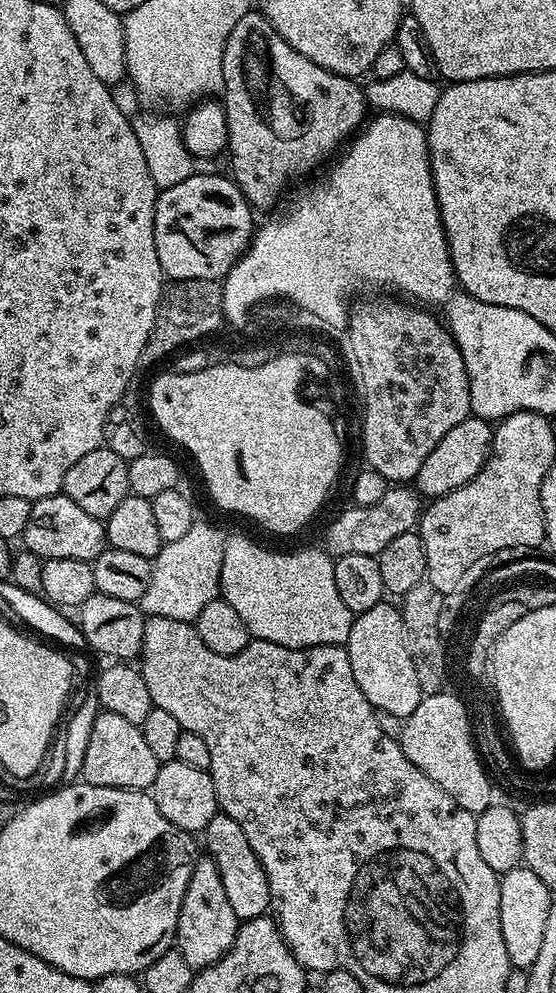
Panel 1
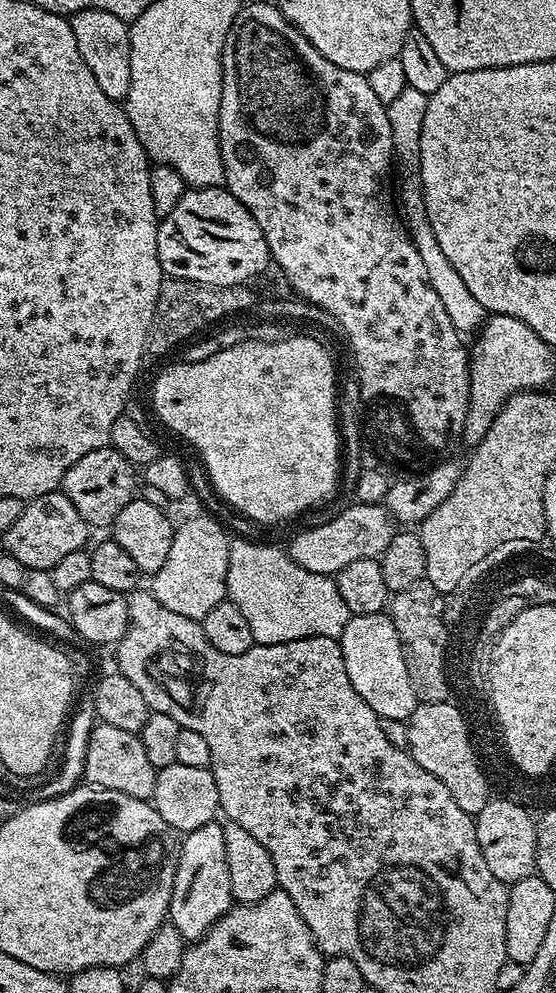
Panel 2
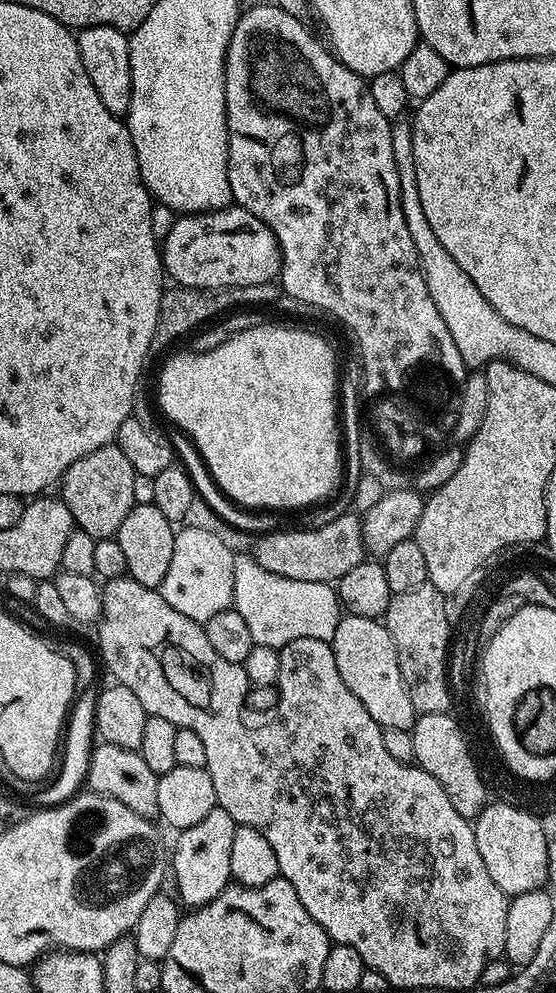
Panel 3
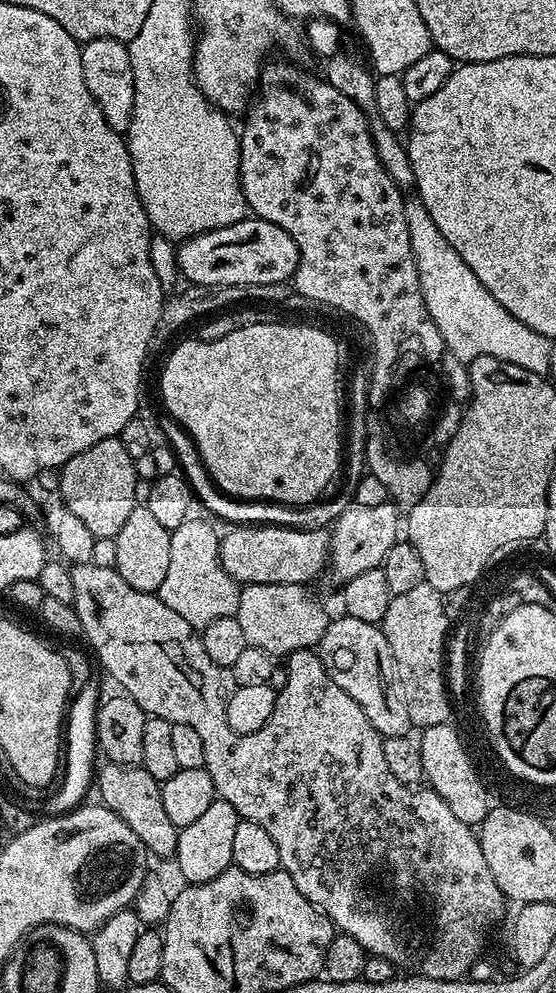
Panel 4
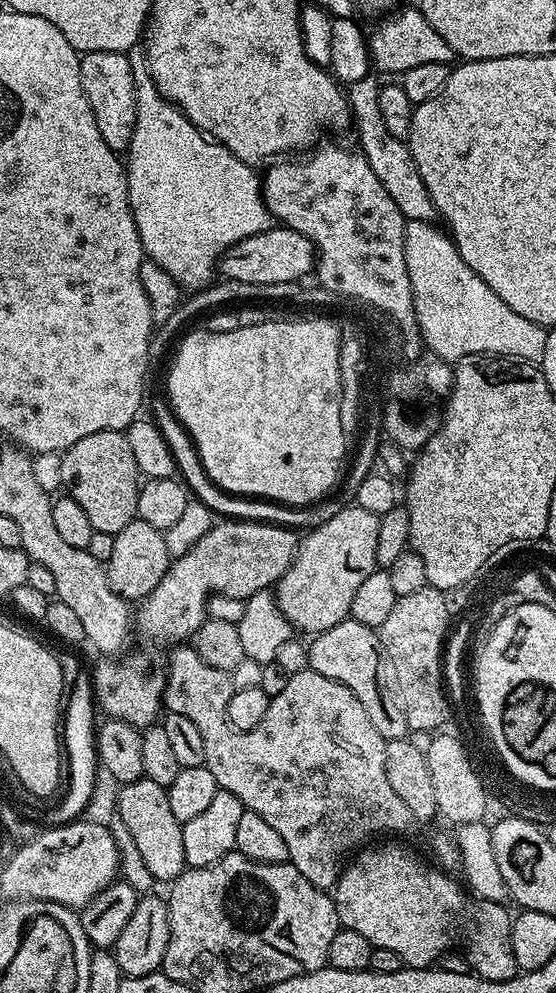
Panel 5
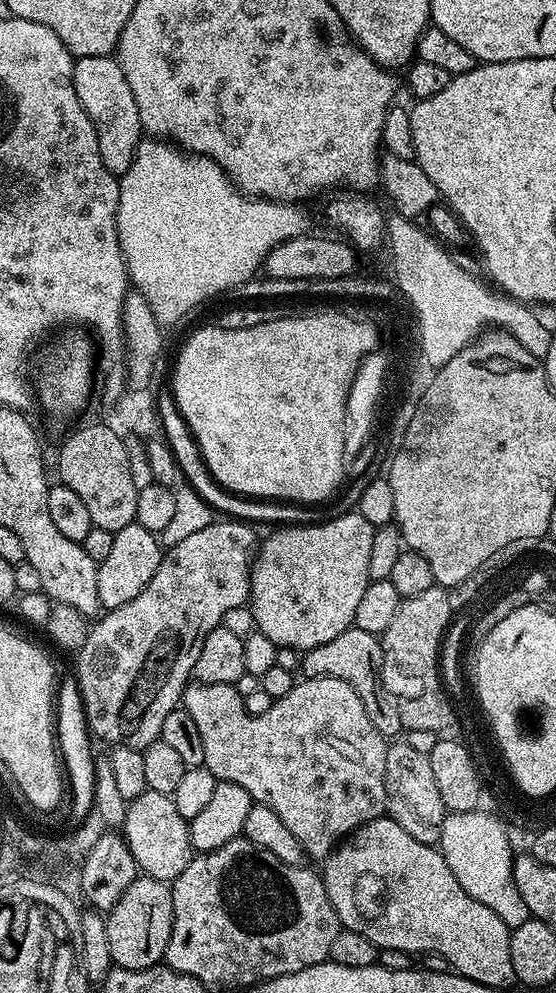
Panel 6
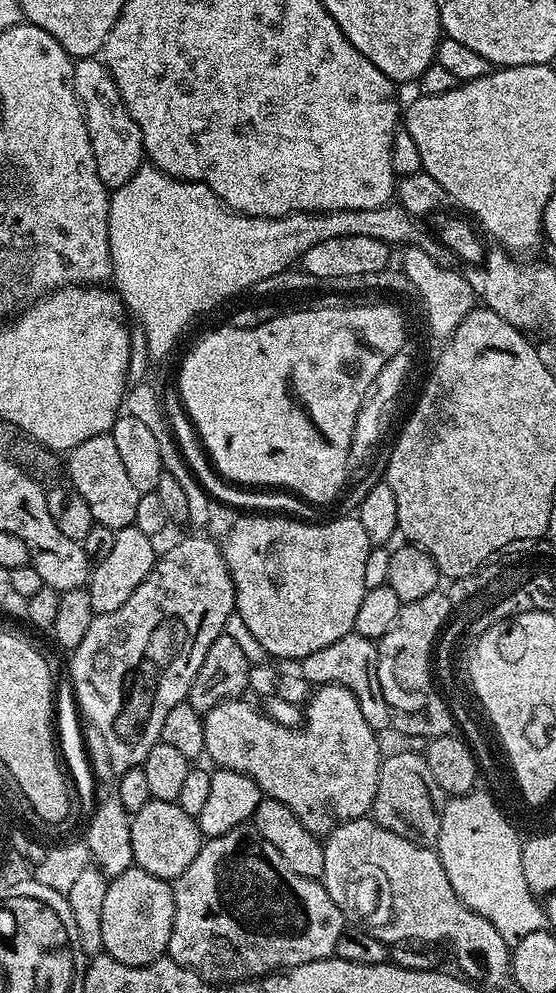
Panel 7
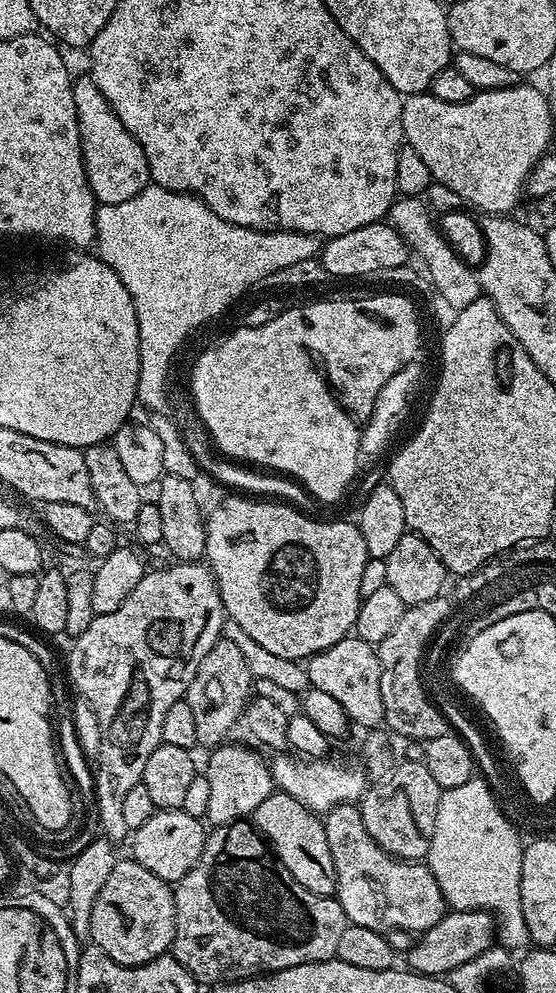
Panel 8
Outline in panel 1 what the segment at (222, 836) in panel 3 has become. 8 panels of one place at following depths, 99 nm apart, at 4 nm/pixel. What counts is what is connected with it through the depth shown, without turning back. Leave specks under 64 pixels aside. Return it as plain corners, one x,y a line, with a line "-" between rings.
210,858
203,859
197,859
192,865
190,882
182,898
182,910
178,914
176,927
175,947
180,949
182,958
186,958
186,966
193,970
208,968
214,962
218,962
218,958
227,954
242,923
226,898
218,866
214,866

